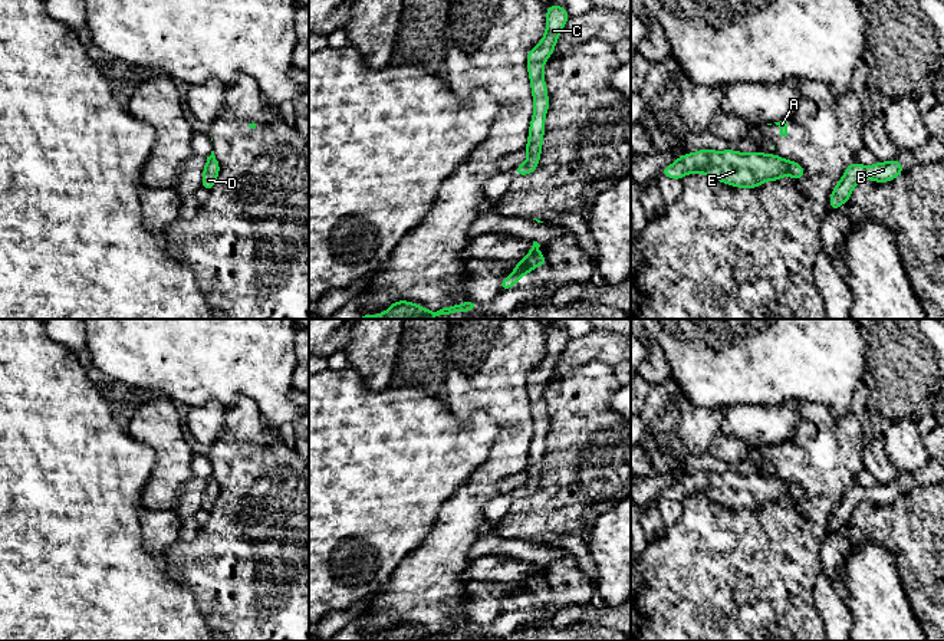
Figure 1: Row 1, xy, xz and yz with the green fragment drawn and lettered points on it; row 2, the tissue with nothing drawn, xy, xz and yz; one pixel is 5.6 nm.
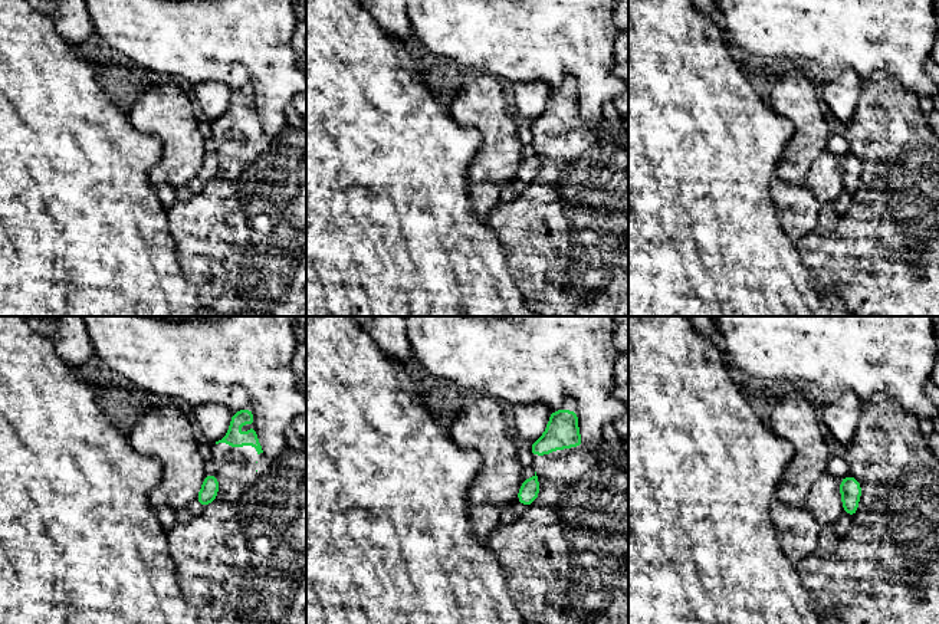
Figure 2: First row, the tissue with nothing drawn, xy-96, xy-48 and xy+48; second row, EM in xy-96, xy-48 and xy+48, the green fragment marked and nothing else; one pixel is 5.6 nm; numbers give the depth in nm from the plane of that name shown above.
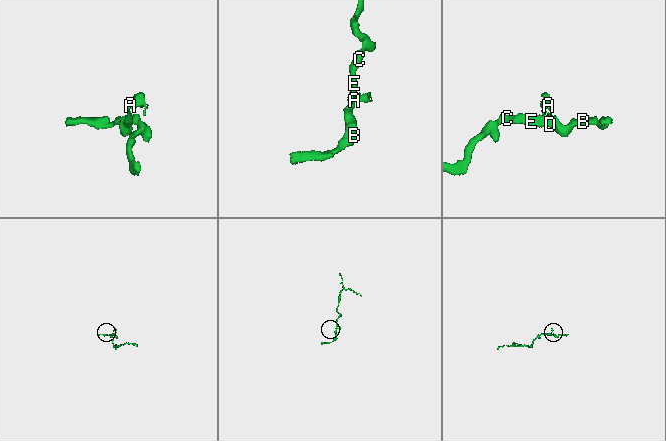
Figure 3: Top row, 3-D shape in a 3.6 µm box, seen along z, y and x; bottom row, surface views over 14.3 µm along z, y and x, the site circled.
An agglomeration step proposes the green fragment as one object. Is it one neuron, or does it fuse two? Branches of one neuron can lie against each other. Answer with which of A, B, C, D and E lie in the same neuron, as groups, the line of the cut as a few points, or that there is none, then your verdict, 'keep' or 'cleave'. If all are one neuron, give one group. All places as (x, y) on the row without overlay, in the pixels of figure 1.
groups A / B C D E; cut xy (210, 477), (214, 479); cleave

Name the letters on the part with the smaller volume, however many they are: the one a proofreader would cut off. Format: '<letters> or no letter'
A

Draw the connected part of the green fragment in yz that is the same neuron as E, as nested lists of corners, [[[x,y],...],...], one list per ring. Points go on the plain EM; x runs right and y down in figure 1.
[[[704,470],[693,476],[682,476],[671,487],[661,492],[661,497],[682,502],[687,496],[700,494],[711,502],[737,510],[757,510],[766,503],[779,503],[789,497],[800,503],[805,497],[803,487],[779,477],[734,471],[713,473]]]

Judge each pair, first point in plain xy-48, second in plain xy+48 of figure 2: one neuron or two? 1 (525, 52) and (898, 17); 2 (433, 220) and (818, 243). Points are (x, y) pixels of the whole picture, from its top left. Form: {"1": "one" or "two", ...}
{"1": "one", "2": "two"}

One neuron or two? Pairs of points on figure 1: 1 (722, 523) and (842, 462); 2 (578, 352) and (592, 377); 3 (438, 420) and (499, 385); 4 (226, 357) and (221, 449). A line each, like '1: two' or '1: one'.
1: one
2: two
3: two
4: two

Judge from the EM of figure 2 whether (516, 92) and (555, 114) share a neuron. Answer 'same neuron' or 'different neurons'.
different neurons

